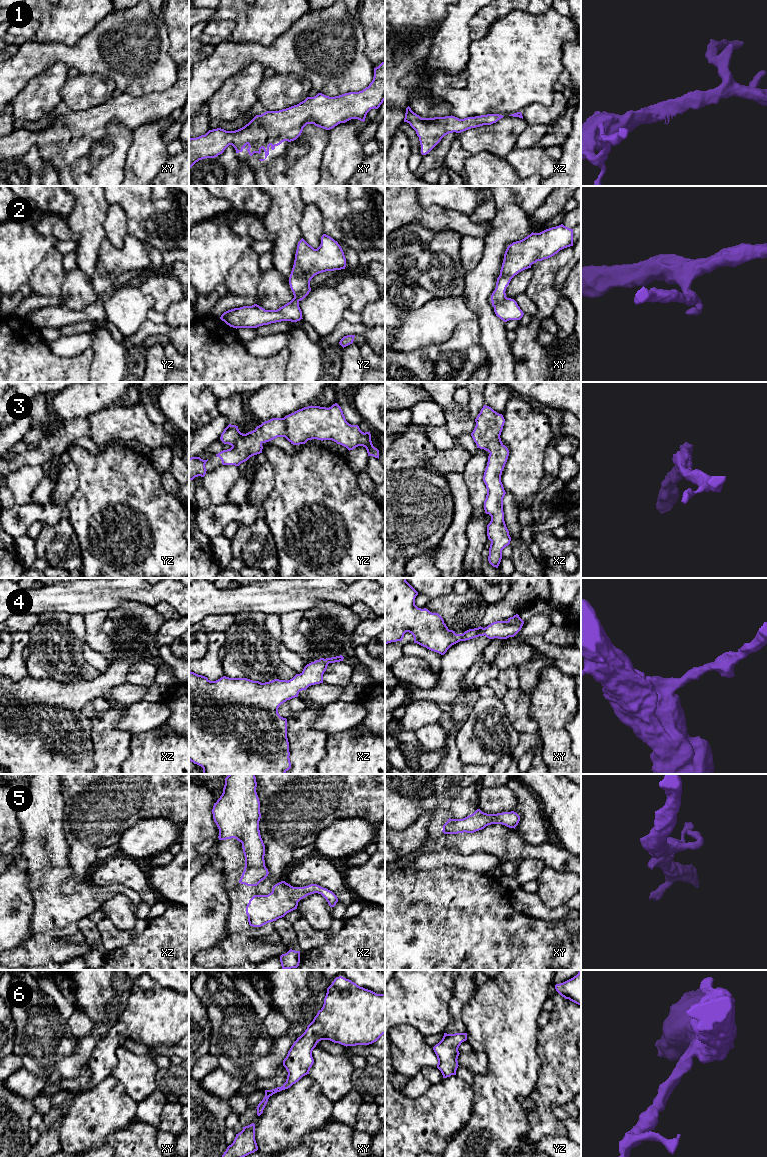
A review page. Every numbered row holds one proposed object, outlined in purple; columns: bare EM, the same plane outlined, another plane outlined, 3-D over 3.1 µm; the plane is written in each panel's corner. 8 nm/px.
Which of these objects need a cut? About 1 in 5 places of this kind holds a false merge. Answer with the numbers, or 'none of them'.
none of them

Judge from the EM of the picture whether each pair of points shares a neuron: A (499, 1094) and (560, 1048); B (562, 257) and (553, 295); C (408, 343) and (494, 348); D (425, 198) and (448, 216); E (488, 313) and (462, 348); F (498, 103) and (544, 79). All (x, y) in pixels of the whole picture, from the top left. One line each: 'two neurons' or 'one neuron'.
A: two neurons
B: one neuron
C: two neurons
D: two neurons
E: two neurons
F: one neuron

